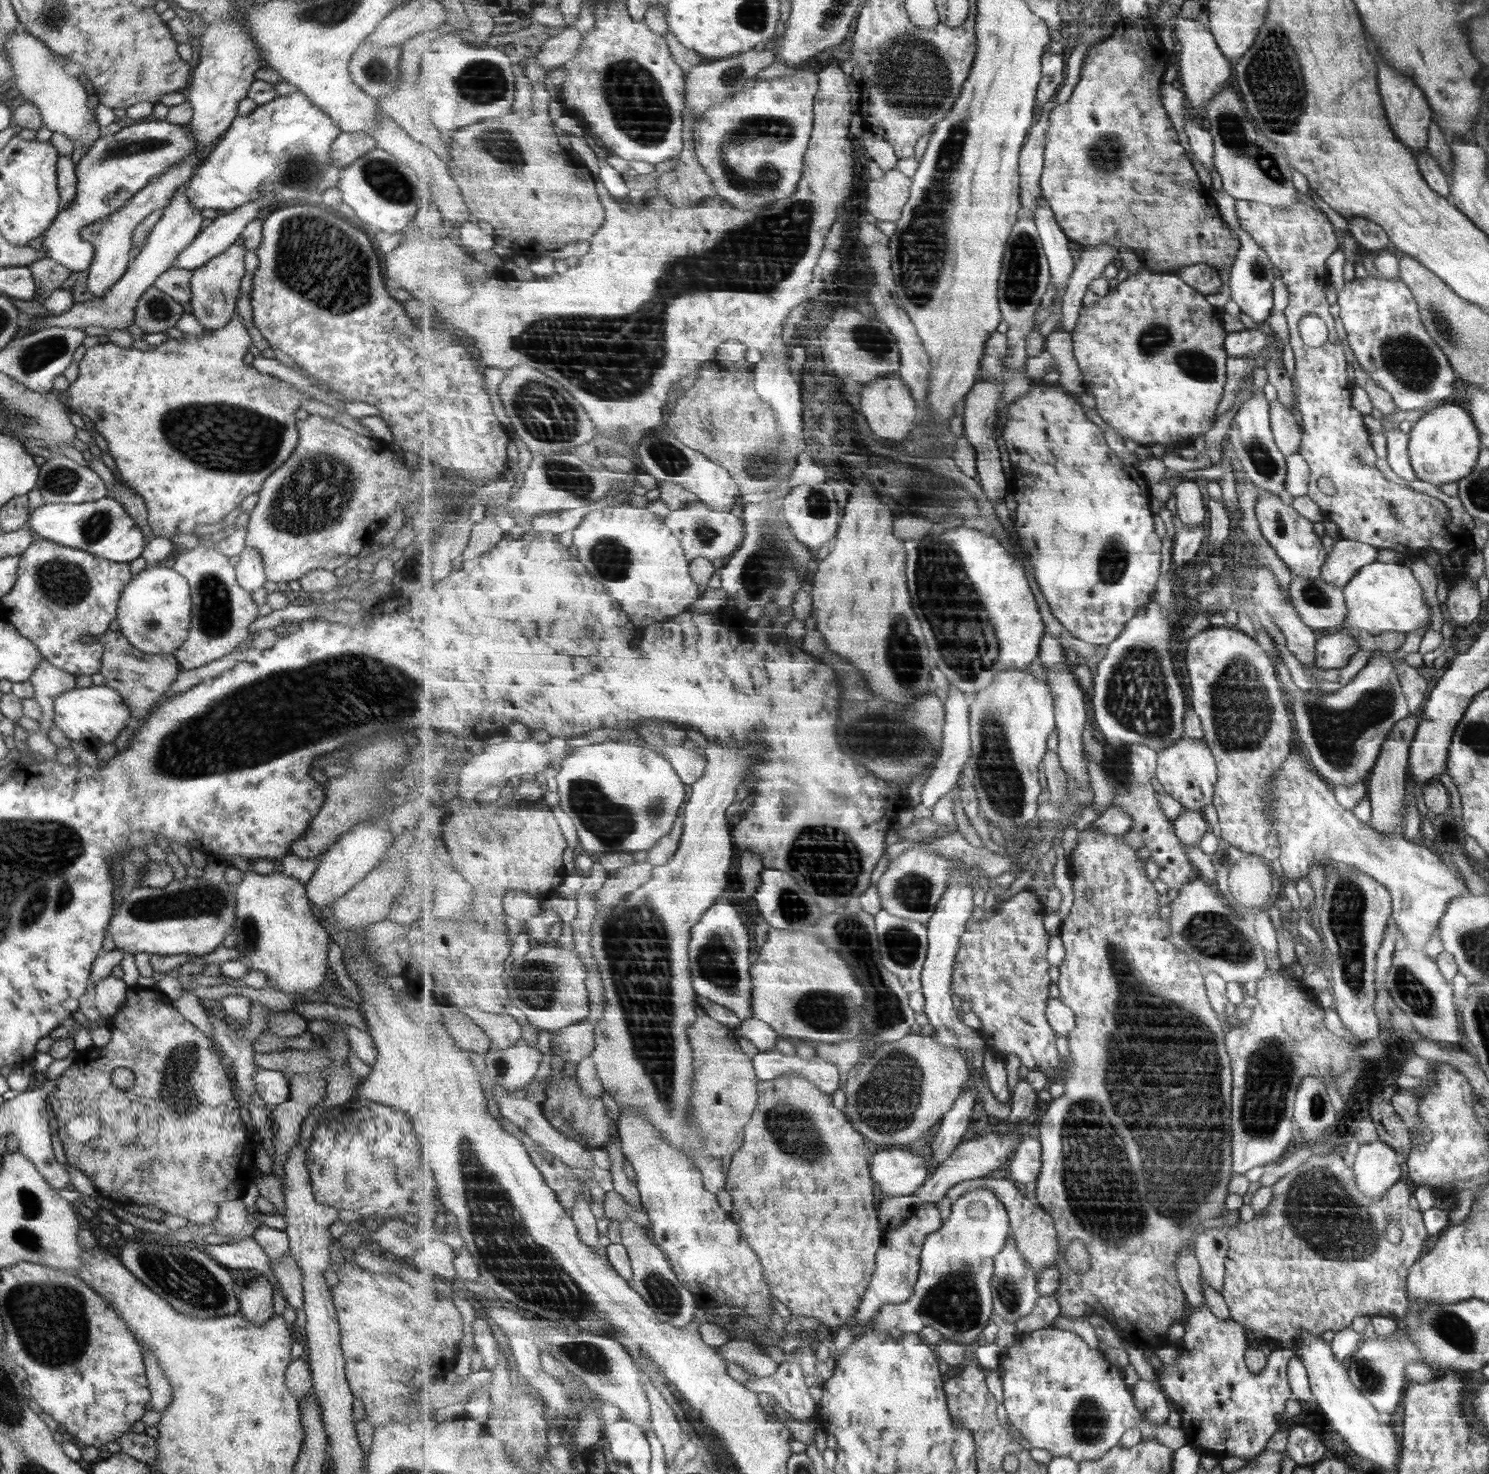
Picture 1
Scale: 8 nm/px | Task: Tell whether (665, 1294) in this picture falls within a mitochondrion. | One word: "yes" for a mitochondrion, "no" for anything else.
yes

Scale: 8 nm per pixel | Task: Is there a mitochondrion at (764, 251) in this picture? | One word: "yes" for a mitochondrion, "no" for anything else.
yes

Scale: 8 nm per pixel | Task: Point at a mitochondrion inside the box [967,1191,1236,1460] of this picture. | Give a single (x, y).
(1088, 1422)

